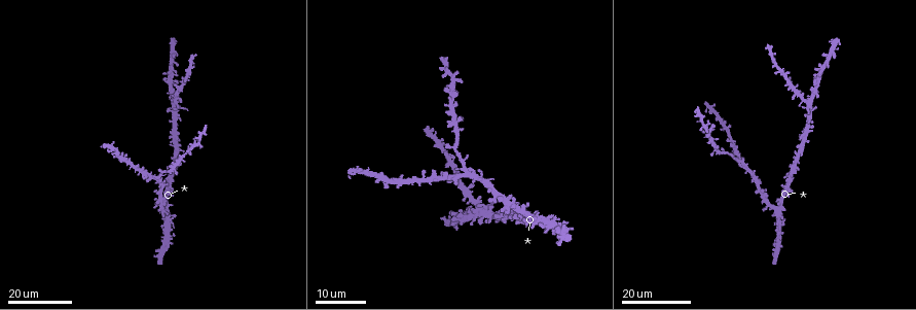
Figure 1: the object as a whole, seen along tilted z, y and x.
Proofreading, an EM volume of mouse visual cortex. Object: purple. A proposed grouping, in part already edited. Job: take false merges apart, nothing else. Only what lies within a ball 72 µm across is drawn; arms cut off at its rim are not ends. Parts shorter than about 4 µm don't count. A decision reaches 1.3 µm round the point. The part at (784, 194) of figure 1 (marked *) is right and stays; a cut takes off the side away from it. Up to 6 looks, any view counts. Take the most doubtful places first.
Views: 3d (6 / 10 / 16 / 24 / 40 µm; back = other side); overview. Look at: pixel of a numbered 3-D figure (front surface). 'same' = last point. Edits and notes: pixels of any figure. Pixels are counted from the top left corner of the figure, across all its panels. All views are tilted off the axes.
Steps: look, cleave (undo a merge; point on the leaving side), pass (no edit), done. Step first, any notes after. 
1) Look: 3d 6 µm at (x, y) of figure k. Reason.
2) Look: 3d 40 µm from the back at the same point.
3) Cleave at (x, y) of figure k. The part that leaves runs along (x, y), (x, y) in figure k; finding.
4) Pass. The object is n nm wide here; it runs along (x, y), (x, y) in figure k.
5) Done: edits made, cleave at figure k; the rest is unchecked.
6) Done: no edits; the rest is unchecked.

Look: 3d 16 µm at (808, 105) of figure 1. Four or more arms meet.

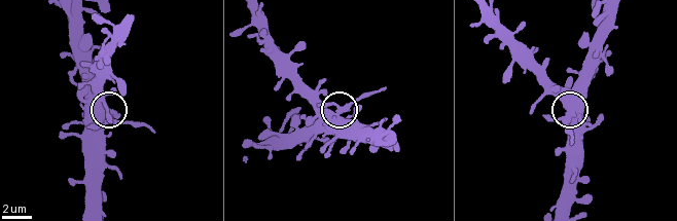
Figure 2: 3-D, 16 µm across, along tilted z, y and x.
Look: 3d 10 µm at (568, 114) of figure 2. Closer look.

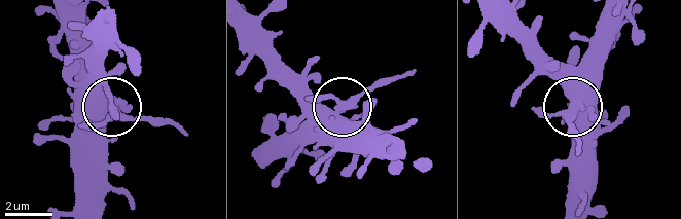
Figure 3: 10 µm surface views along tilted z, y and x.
Cleave at (330, 93) of figure 3. 4 arms meet here; the part that leaves runs along (337, 108), (411, 70) in figure 3; two cells meet here.

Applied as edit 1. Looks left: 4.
Look: overview.

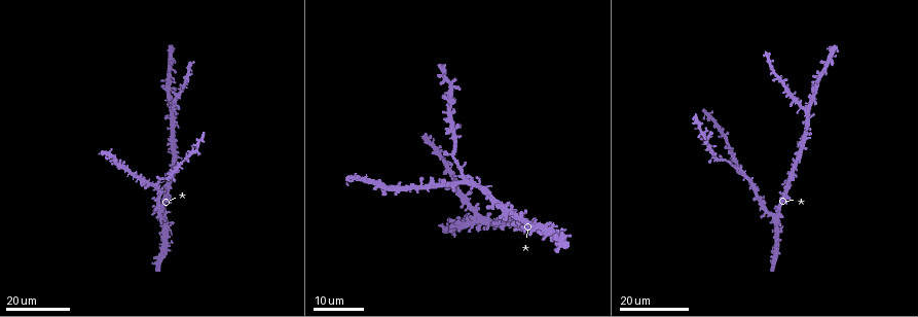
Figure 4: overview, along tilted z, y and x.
Look: 3d 24 µm at (737, 168) of figure 4. Looks like a crossing.

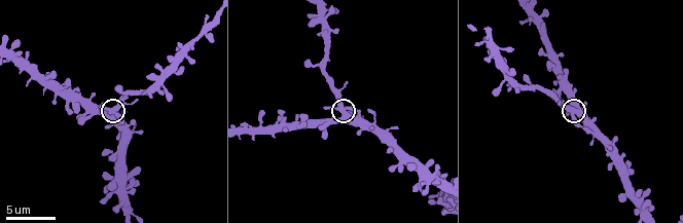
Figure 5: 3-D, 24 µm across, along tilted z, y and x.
Look: 3d 6 µm at (578, 113) of figure 5. Zoom in.

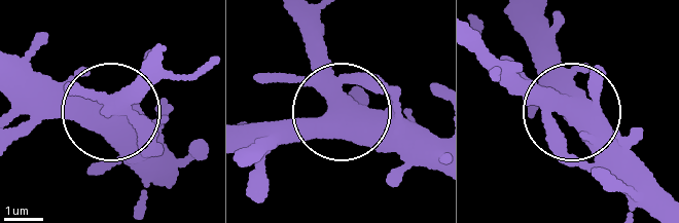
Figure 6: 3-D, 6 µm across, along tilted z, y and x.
Pass. The object is 500 nm wide here; continuous, no second cell.

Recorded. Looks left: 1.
Done: edits made, cleave at figure 3; the rest is unchecked.

